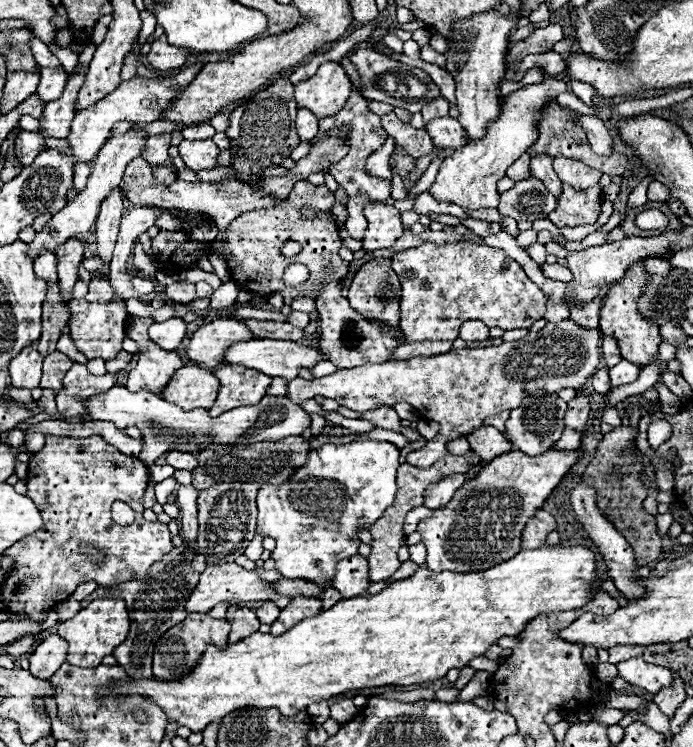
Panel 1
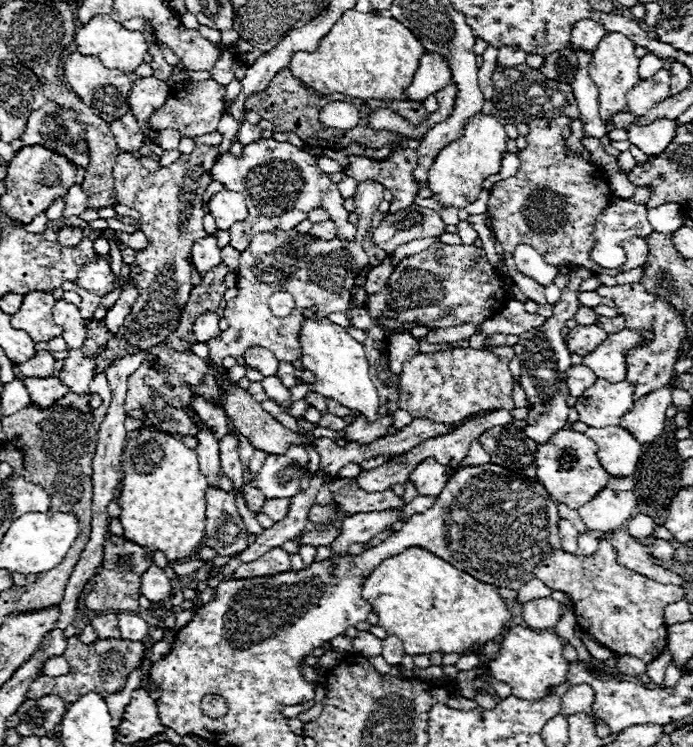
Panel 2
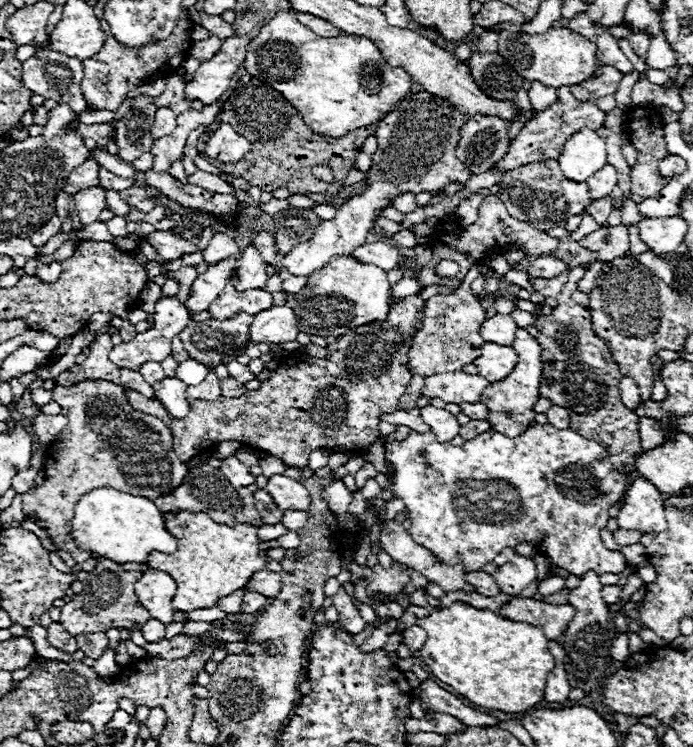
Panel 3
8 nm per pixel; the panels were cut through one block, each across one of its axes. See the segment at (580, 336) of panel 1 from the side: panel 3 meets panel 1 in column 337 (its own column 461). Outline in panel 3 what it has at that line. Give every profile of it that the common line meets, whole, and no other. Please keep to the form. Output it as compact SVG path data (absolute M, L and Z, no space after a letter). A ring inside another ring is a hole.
M462 370L446 372L446 374L434 374L424 380L422 396L426 398L442 398L446 404L460 404L460 402L478 402L482 396L482 390L490 382L482 376L472 376Z

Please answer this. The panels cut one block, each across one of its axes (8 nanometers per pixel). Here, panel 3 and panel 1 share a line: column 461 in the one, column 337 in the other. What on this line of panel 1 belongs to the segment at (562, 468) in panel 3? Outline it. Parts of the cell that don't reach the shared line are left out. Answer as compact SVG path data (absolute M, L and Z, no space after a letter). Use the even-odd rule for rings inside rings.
M360 440L350 444L324 444L308 454L306 466L298 468L296 474L282 486L262 486L258 490L258 532L276 540L272 558L276 560L276 570L288 580L308 580L318 586L328 586L336 564L348 556L358 554L360 538L356 536L362 528L370 528L382 512L394 504L396 496L396 470L400 452L390 442Z

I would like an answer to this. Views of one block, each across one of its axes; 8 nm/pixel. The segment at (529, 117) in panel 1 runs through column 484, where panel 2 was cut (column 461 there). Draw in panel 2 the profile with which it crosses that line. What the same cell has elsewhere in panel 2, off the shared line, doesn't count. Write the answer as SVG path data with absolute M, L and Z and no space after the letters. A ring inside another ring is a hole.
M482 112L472 116L464 124L462 136L452 144L448 144L440 152L440 156L436 156L430 168L428 188L434 192L434 200L454 208L466 208L468 204L472 204L482 190L484 178L498 174L502 154L506 152L506 142L508 142L508 134L504 132L504 126L498 122L496 116Z

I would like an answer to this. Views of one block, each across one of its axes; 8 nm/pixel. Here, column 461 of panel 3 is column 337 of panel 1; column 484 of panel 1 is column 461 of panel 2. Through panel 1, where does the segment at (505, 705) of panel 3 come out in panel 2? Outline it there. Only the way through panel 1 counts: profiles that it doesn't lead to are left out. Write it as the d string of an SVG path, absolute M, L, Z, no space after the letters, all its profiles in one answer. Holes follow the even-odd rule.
M412 546L392 558L386 558L376 570L372 570L372 574L362 586L362 598L372 606L372 612L378 616L378 626L382 626L388 634L400 636L404 652L410 656L432 654L436 650L444 654L464 652L466 648L472 648L476 644L488 644L504 632L506 622L510 620L510 610L492 584L476 580L474 576L454 568L446 560L418 546Z

